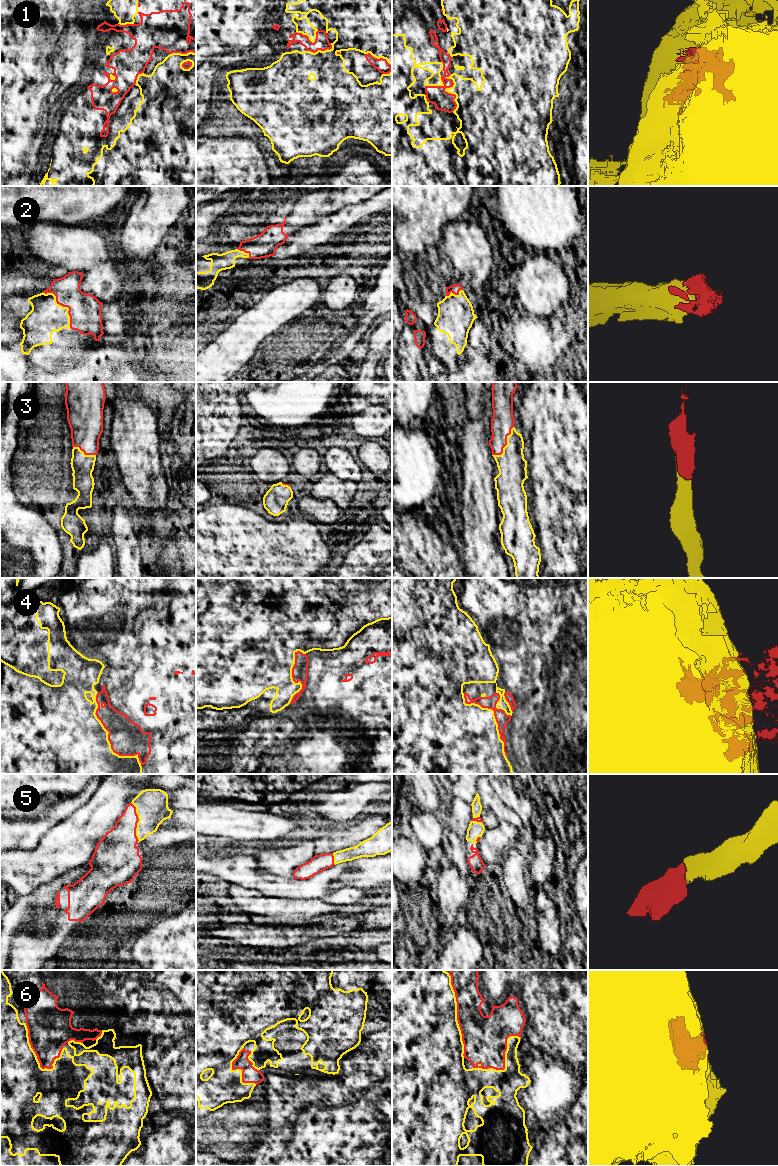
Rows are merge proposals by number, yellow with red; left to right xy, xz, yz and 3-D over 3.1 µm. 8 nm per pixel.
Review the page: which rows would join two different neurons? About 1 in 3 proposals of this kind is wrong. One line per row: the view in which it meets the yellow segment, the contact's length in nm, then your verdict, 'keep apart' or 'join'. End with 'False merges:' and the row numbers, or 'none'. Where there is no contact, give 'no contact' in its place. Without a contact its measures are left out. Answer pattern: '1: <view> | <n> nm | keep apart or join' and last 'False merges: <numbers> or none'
1: yz | 300 nm | join
2: xy | 360 nm | join
3: yz | 300 nm | join
4: xy | 700 nm | keep apart
5: xy | 340 nm | join
6: yz | 700 nm | join
False merges: 4

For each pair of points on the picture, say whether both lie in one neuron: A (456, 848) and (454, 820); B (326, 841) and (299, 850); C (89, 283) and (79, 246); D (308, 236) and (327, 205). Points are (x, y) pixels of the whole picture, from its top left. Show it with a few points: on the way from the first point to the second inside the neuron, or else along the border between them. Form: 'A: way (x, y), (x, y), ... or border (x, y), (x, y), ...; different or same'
A: way (456, 841), (455, 827); same
B: border (313, 840), (315, 852); different
C: way (91, 274), (91, 258), (88, 255); same
D: border (340, 210), (323, 215), (298, 231); different

